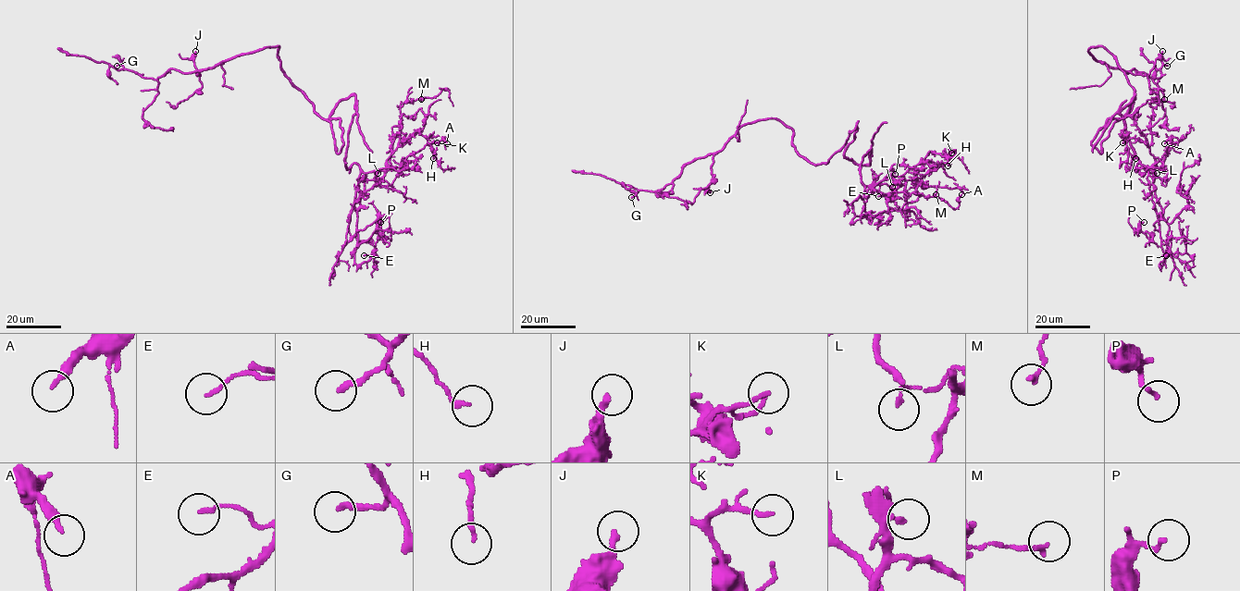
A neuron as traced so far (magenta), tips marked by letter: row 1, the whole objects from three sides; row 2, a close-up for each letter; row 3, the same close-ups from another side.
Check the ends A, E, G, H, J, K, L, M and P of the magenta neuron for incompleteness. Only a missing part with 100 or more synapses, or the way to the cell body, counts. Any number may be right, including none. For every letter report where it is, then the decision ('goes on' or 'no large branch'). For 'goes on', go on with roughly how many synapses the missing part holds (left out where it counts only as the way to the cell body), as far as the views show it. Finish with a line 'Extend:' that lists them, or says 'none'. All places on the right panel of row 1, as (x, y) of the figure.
A: (1164, 143) | no large branch
E: (1166, 255) | no large branch
G: (1167, 66) | no large branch
H: (1135, 158) | no large branch
J: (1162, 51) | no large branch
K: (1122, 142) | no large branch
L: (1157, 173) | no large branch
M: (1164, 99) | no large branch
P: (1144, 222) | no large branch
Extend: none

